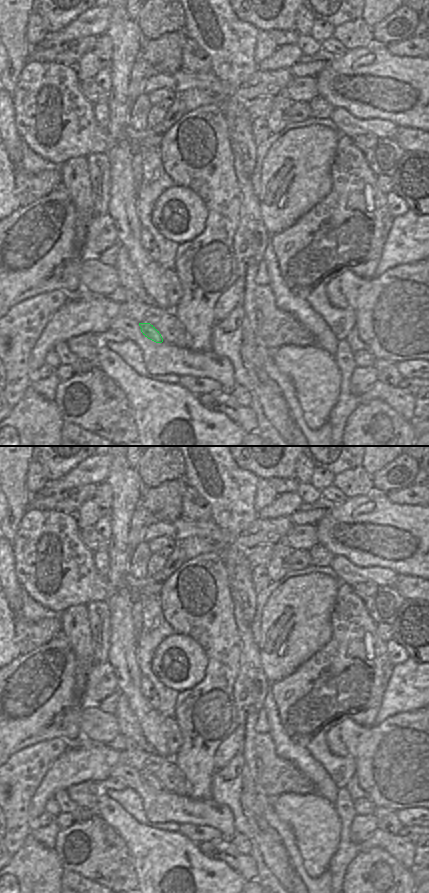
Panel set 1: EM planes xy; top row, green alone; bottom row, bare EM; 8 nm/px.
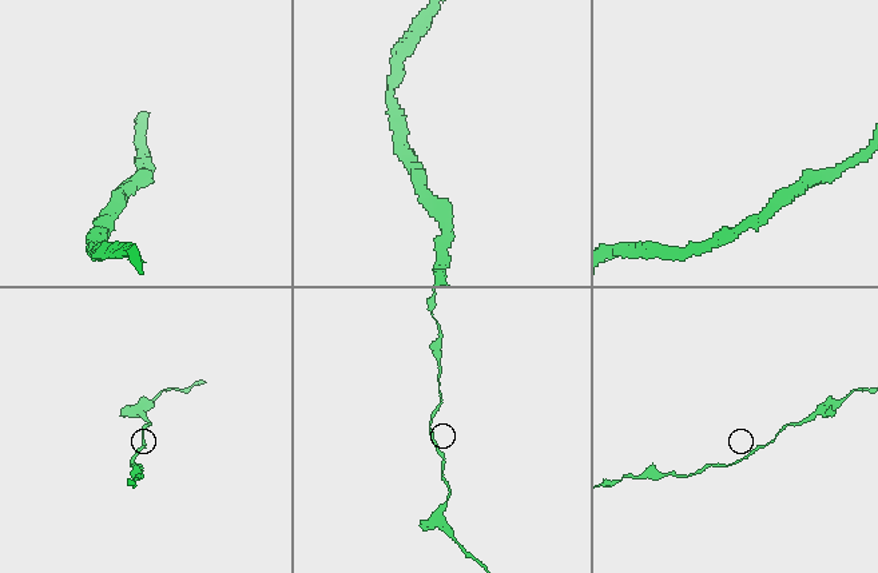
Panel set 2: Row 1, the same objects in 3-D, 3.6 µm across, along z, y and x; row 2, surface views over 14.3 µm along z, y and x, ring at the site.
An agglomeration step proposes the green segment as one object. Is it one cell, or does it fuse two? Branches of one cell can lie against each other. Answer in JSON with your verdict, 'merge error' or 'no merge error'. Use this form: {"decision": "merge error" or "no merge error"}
{"decision": "no merge error"}

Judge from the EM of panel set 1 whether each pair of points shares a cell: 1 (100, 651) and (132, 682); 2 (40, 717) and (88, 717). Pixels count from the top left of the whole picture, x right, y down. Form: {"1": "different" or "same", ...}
{"1": "different", "2": "different"}

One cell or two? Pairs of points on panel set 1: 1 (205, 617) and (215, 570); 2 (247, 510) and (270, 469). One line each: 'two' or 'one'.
1: one
2: two

